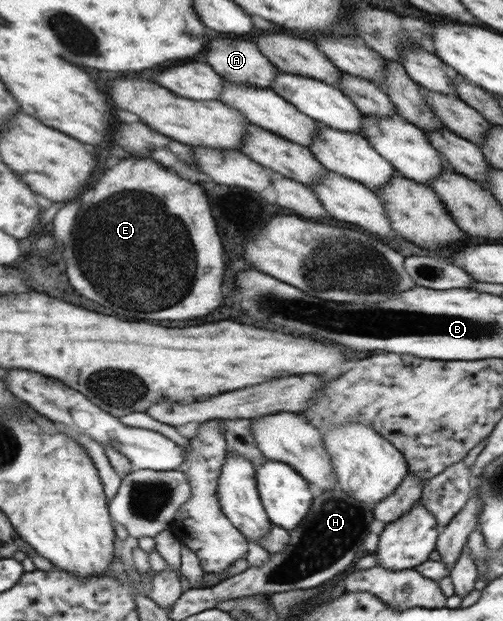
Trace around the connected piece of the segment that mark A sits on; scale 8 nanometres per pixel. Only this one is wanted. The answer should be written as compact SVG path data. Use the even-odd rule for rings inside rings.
M233 36L212 40L204 58L224 80L258 88L271 89L274 77L280 72L254 41Z

